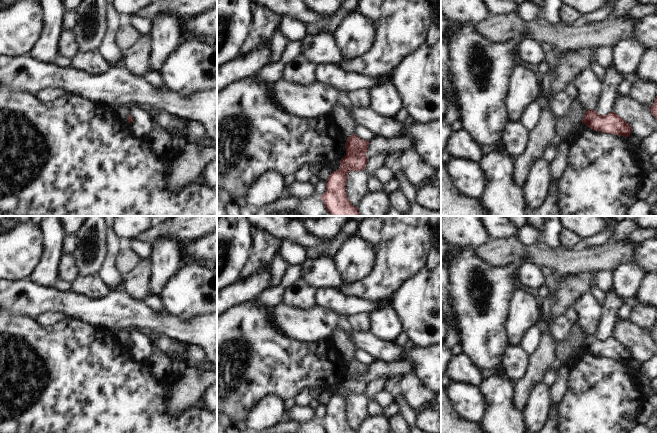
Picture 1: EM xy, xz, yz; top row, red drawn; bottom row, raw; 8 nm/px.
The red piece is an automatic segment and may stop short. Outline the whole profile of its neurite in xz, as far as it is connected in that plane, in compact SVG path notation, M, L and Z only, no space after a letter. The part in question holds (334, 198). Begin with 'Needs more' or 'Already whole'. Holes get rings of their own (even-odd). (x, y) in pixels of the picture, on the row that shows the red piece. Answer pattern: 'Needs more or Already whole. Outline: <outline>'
Already whole. Outline: M354 133L347 137L346 155L340 160L340 168L333 171L325 181L325 192L320 196L326 210L332 216L361 216L347 199L346 181L350 171L365 170L368 158L365 155L369 142Z

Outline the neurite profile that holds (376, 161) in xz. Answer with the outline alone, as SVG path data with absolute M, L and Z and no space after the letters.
M384 152L371 156L367 161L365 170L371 174L374 170L384 166L389 155L390 153Z

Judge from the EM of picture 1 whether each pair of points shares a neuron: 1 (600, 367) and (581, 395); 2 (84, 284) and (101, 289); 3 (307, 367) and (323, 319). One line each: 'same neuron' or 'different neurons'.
1: same neuron
2: same neuron
3: different neurons

